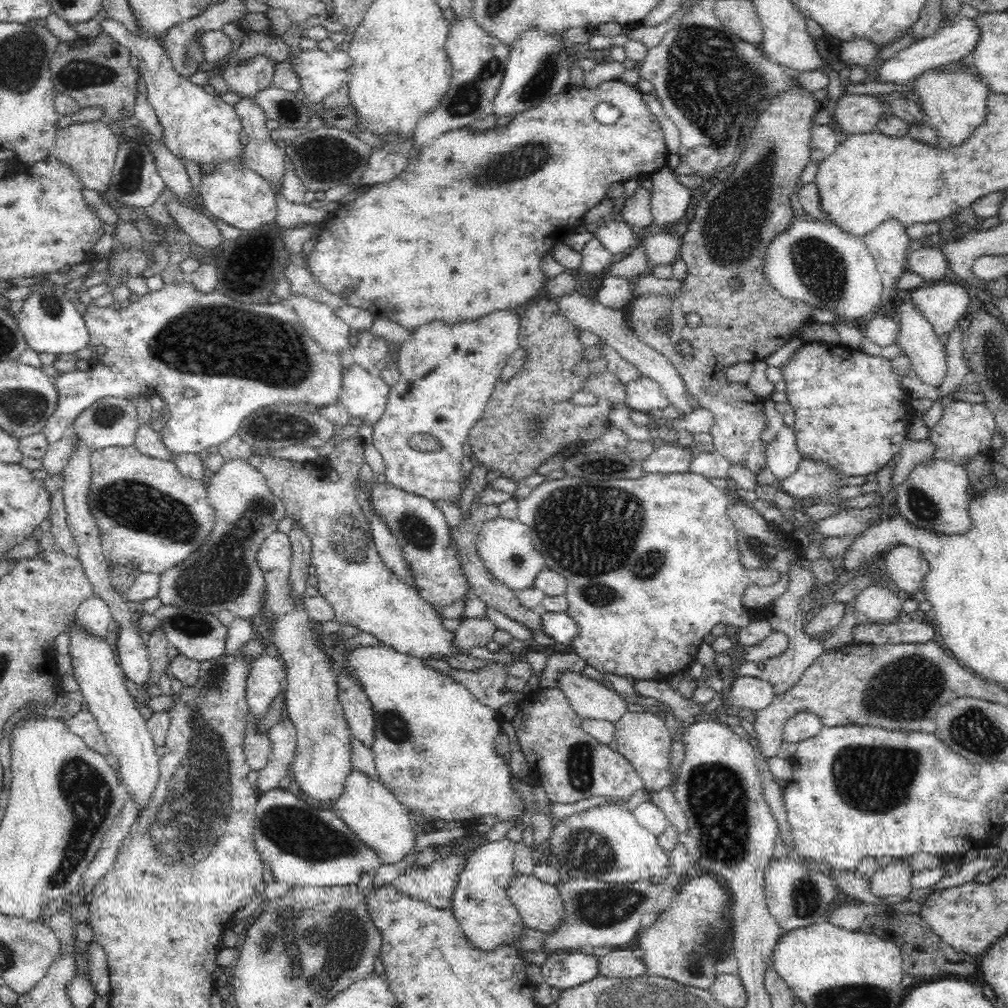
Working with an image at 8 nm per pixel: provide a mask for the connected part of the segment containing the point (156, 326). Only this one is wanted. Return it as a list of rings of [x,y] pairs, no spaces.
[[[184,282],[180,286],[170,286],[166,284],[162,290],[158,292],[149,292],[146,295],[140,296],[138,301],[130,303],[127,308],[118,308],[117,306],[97,307],[89,305],[83,315],[83,321],[89,332],[89,343],[87,346],[94,344],[103,344],[106,348],[105,354],[94,354],[90,358],[91,367],[88,371],[76,369],[71,372],[60,373],[55,379],[55,387],[58,393],[58,402],[54,414],[48,419],[46,426],[43,428],[43,433],[49,444],[58,442],[63,435],[69,433],[76,417],[81,412],[88,408],[88,405],[94,404],[97,400],[104,397],[116,397],[130,399],[136,394],[160,396],[162,402],[166,404],[163,413],[165,421],[164,428],[159,432],[162,444],[165,444],[166,450],[176,454],[198,454],[202,450],[208,450],[210,446],[218,446],[222,442],[226,442],[228,438],[232,438],[238,432],[240,424],[246,416],[252,414],[258,408],[266,408],[272,404],[282,403],[285,405],[306,404],[306,406],[314,406],[314,408],[322,408],[328,404],[336,404],[339,402],[339,392],[341,391],[341,380],[343,367],[340,362],[338,353],[324,351],[320,348],[320,344],[314,342],[310,337],[306,327],[302,325],[298,315],[294,312],[292,306],[286,302],[270,303],[270,304],[244,304],[244,302],[236,302],[228,296],[218,294],[216,290],[212,293],[198,293],[198,289],[194,289],[194,284]]]

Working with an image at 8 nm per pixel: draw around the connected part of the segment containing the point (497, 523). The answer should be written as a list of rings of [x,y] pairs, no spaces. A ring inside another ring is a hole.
[[[517,519],[488,520],[478,534],[476,549],[490,574],[515,592],[535,586],[538,572],[546,568],[544,558],[533,546],[530,530]]]

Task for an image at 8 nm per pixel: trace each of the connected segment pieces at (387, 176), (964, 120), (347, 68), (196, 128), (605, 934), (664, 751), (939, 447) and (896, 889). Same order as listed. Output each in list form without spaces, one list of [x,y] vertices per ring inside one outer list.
[[[382,149],[373,150],[370,160],[368,160],[368,166],[364,170],[364,176],[360,178],[360,184],[367,187],[382,182],[390,182],[404,168],[406,168],[406,158],[387,153]]]
[[[928,70],[918,76],[914,84],[915,98],[922,111],[928,115],[929,126],[934,128],[937,136],[944,144],[963,144],[968,137],[986,120],[986,104],[989,96],[988,86],[978,82],[974,76],[967,72],[964,74],[934,74],[934,70]]]
[[[346,48],[334,52],[302,51],[296,60],[287,60],[294,67],[306,98],[316,105],[348,80],[353,64]]]
[[[113,19],[99,20],[98,24],[102,33],[128,48],[131,56],[138,58],[139,71],[147,85],[148,102],[160,123],[164,145],[172,155],[201,166],[232,160],[243,152],[240,143],[242,121],[236,114],[233,100],[214,97],[188,78],[178,75],[160,41],[136,37]]]
[[[676,843],[676,846],[669,853],[669,875],[659,883],[650,883],[650,881],[642,882],[642,879],[636,882],[625,883],[605,883],[604,881],[590,878],[569,878],[565,883],[559,881],[555,886],[562,897],[562,926],[554,932],[554,934],[545,934],[545,943],[540,952],[551,953],[556,949],[591,949],[595,946],[610,946],[610,948],[621,948],[626,946],[628,942],[632,942],[634,938],[644,928],[645,923],[650,919],[650,913],[656,915],[661,913],[676,894],[679,885],[677,884],[686,878],[686,871],[690,869],[690,857],[686,847]]]
[[[647,709],[643,712],[623,713],[618,722],[614,722],[617,750],[630,765],[637,770],[638,776],[645,781],[645,788],[660,789],[671,782],[671,739],[670,731],[666,727],[666,721],[662,713]]]
[[[954,400],[950,406],[944,408],[936,426],[931,430],[930,439],[936,446],[931,455],[938,460],[946,460],[956,465],[962,465],[968,458],[988,455],[992,449],[994,438],[994,415],[982,403],[970,403]]]
[[[896,856],[896,860],[879,867],[870,880],[870,890],[878,898],[901,896],[906,898],[913,888],[910,878],[913,873],[908,857]]]

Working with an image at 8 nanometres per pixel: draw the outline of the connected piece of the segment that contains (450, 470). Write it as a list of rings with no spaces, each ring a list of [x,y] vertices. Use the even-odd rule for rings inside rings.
[[[499,309],[487,313],[476,320],[459,321],[449,324],[444,320],[432,320],[420,324],[402,342],[398,352],[399,380],[389,387],[386,408],[381,419],[373,425],[373,444],[380,451],[385,465],[385,476],[396,488],[437,502],[458,502],[462,498],[462,458],[464,440],[469,437],[469,430],[484,412],[486,403],[500,381],[499,374],[510,355],[519,347],[519,312],[520,309]],[[414,434],[430,434],[441,444],[438,451],[423,452],[412,449],[410,437]]]

